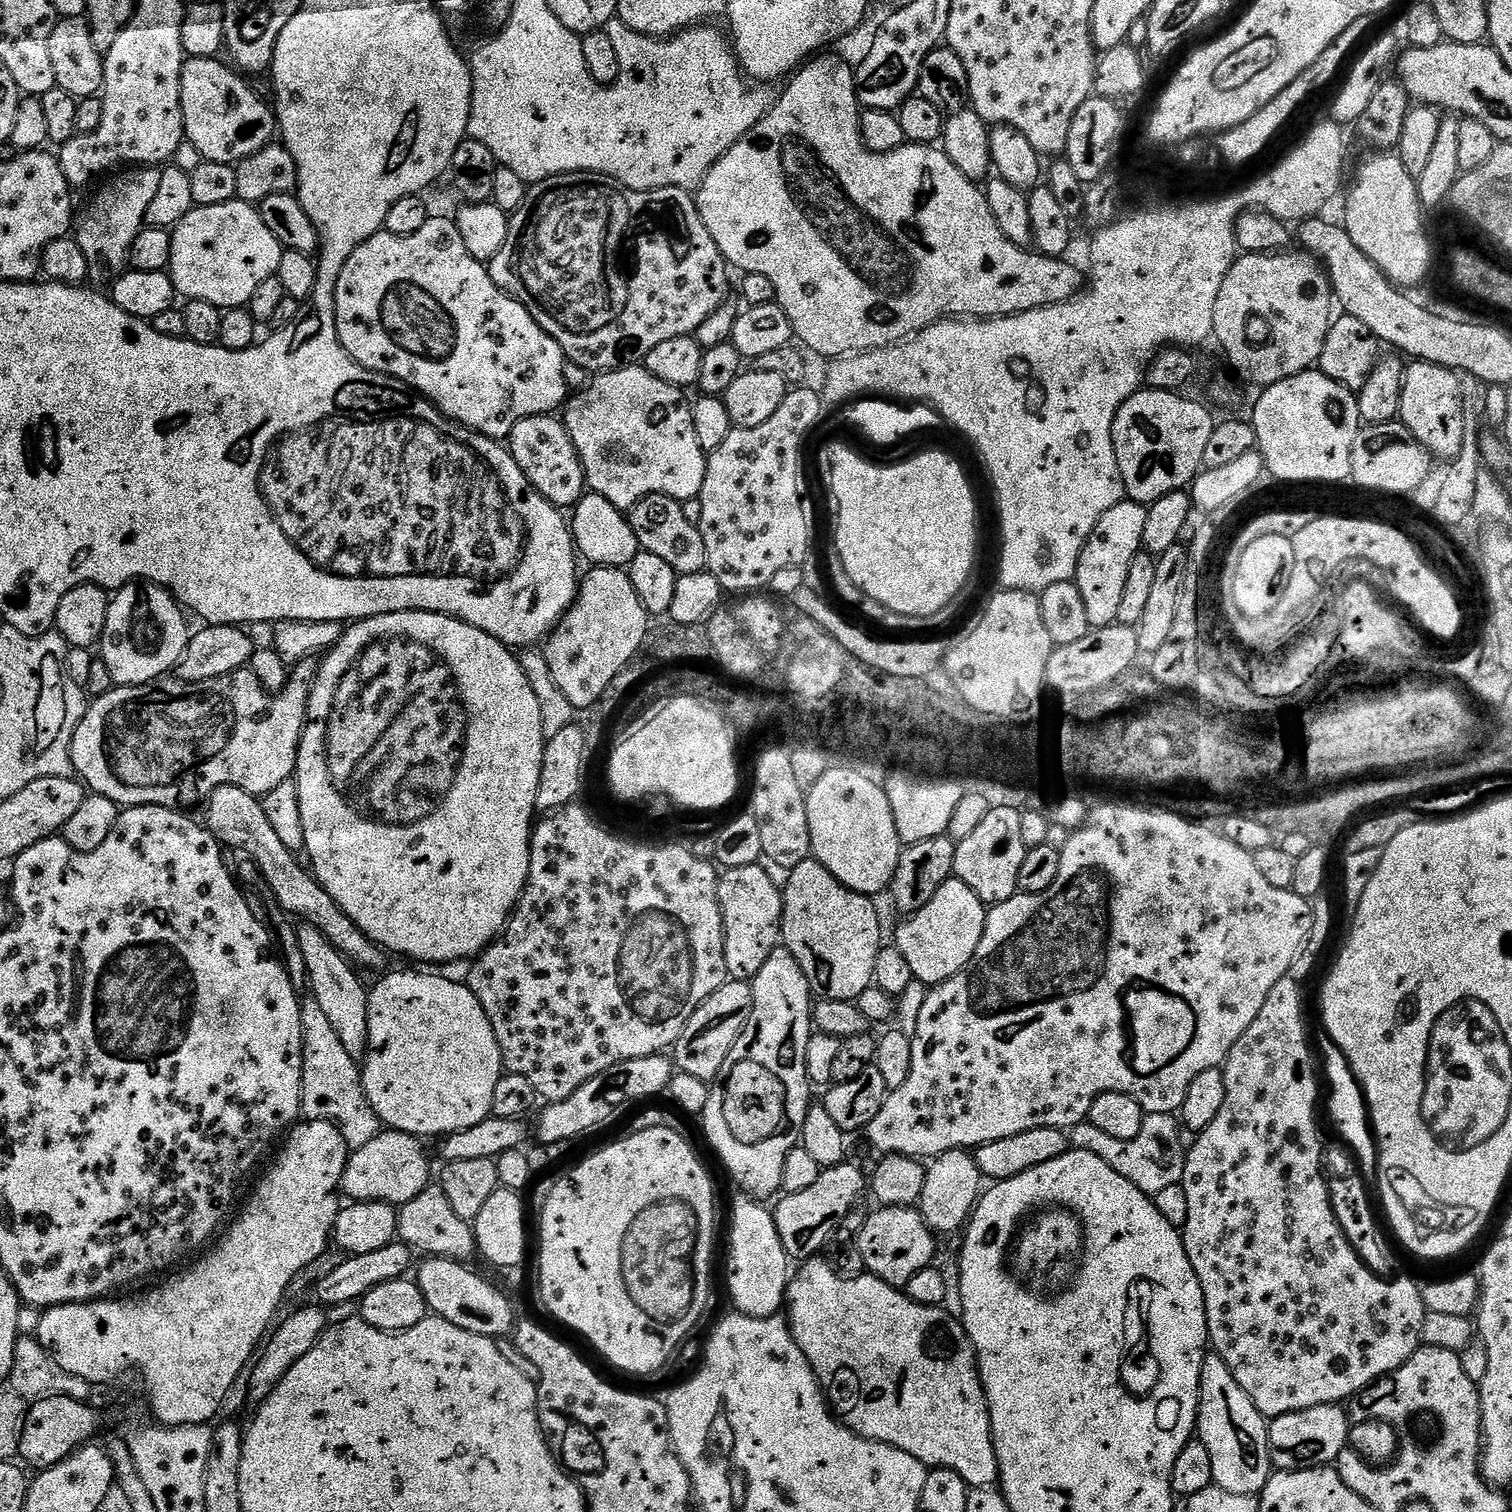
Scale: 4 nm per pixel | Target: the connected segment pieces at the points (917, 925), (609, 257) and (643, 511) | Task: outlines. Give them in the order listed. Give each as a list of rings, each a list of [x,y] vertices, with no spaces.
[[[950,878],[922,906],[922,910],[911,913],[900,924],[896,932],[894,946],[902,950],[906,962],[910,965],[913,977],[927,986],[935,986],[954,978],[974,958],[974,950],[978,950],[978,942],[982,942],[982,930],[986,926],[988,908],[966,886],[966,882]]]
[[[565,172],[562,176],[552,176],[549,180],[539,180],[529,187],[526,198],[517,212],[511,213],[508,221],[506,243],[502,250],[490,262],[492,280],[499,288],[508,293],[558,342],[565,357],[571,363],[582,366],[590,374],[612,372],[615,368],[631,368],[639,365],[654,350],[654,346],[662,346],[670,338],[690,336],[696,333],[698,326],[710,318],[725,303],[728,292],[728,272],[730,265],[718,250],[714,238],[710,238],[710,230],[702,222],[696,209],[693,193],[686,188],[653,188],[650,192],[635,192],[633,188],[625,188],[608,176],[600,176],[596,172]]]
[[[654,494],[638,501],[627,509],[626,515],[634,534],[638,534],[641,549],[650,554],[658,554],[667,564],[674,566],[679,575],[694,574],[707,569],[706,542],[702,542],[702,534],[695,523],[688,521],[684,513],[685,505],[679,500]]]

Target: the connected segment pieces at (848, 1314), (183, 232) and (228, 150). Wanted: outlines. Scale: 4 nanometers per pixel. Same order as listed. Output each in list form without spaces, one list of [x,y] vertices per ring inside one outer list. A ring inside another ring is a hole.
[[[809,1258],[799,1265],[800,1269],[797,1272],[795,1269],[786,1293],[786,1319],[794,1342],[798,1342],[802,1354],[806,1354],[825,1396],[828,1397],[833,1413],[842,1418],[843,1424],[851,1432],[857,1432],[867,1440],[877,1440],[898,1450],[906,1450],[906,1454],[918,1458],[929,1470],[949,1468],[962,1474],[969,1489],[992,1488],[997,1483],[1000,1467],[996,1461],[996,1451],[992,1441],[992,1419],[988,1413],[988,1396],[984,1392],[984,1383],[980,1381],[980,1369],[976,1366],[976,1350],[972,1347],[972,1341],[968,1339],[968,1332],[963,1323],[957,1317],[955,1320],[950,1313],[943,1312],[945,1310],[943,1307],[928,1308],[925,1304],[914,1302],[907,1291],[890,1286],[874,1275],[860,1274],[855,1278],[849,1278],[833,1268],[827,1259],[820,1259]]]
[[[238,199],[222,202],[218,206],[193,207],[192,212],[186,214],[186,218],[182,218],[182,222],[178,222],[175,228],[171,229],[171,233],[170,262],[166,271],[172,277],[177,293],[185,301],[210,302],[221,310],[248,305],[259,284],[276,275],[278,262],[282,262],[285,251],[278,238],[270,234],[266,222],[262,222],[259,211],[253,205]]]
[[[216,58],[185,59],[180,75],[180,101],[184,111],[184,135],[196,147],[200,158],[237,165],[273,143],[278,125],[273,109],[243,80],[239,71],[227,68]],[[232,71],[232,72],[231,72]],[[240,76],[241,77],[240,77]]]

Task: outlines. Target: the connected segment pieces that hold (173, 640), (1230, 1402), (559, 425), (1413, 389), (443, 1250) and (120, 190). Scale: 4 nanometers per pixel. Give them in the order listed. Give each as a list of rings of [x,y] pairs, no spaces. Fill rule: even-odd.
[[[133,582],[119,589],[108,601],[106,630],[98,645],[99,659],[106,662],[113,685],[125,688],[167,677],[188,645],[190,627],[184,616],[185,609],[159,584]]]
[[[1220,1356],[1204,1357],[1200,1375],[1200,1413],[1196,1416],[1198,1439],[1210,1450],[1210,1466],[1214,1466],[1213,1485],[1230,1494],[1259,1497],[1274,1469],[1268,1449],[1269,1421],[1250,1402],[1250,1394],[1234,1382],[1230,1366]]]
[[[552,414],[522,418],[508,435],[506,447],[514,462],[522,466],[522,474],[526,474],[530,486],[534,486],[534,490],[538,490],[538,494],[542,494],[542,498],[549,500],[554,507],[571,509],[585,495],[582,462],[570,434],[564,428],[563,419]]]
[[[1412,362],[1407,365],[1400,399],[1399,423],[1414,434],[1414,438],[1433,457],[1451,462],[1462,450],[1463,406],[1457,373],[1437,364]]]
[[[436,1182],[422,1190],[418,1198],[410,1198],[410,1202],[399,1205],[396,1213],[396,1235],[399,1243],[408,1245],[413,1253],[423,1254],[425,1257],[441,1256],[447,1260],[468,1262],[478,1252],[473,1225],[458,1218],[458,1213],[451,1208],[446,1194]]]
[[[136,166],[116,175],[99,188],[74,222],[74,239],[86,257],[89,281],[96,286],[111,285],[127,269],[130,246],[145,227],[146,210],[158,194],[161,181],[161,171],[154,166]]]

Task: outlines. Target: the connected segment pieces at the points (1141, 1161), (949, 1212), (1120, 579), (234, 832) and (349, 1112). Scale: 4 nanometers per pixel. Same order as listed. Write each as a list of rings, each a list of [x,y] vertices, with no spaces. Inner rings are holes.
[[[1149,1112],[1142,1122],[1142,1130],[1138,1130],[1138,1135],[1134,1138],[1113,1138],[1111,1134],[1098,1130],[1098,1126],[1085,1122],[1071,1128],[1070,1144],[1072,1148],[1098,1154],[1098,1158],[1102,1158],[1102,1162],[1106,1162],[1110,1170],[1118,1170],[1118,1174],[1122,1174],[1126,1182],[1134,1182],[1138,1190],[1154,1198],[1158,1190],[1183,1181],[1186,1140],[1184,1144],[1180,1132],[1182,1133],[1182,1124],[1175,1115]]]
[[[955,1148],[935,1157],[927,1165],[926,1186],[922,1186],[918,1211],[933,1233],[959,1233],[967,1225],[972,1211],[976,1208],[976,1202],[982,1195],[980,1184],[982,1185],[982,1177],[976,1165],[975,1155],[963,1148]]]
[[[1126,498],[1118,506],[1106,510],[1102,518],[1098,518],[1098,526],[1094,526],[1078,558],[1074,577],[1074,583],[1082,594],[1082,602],[1086,605],[1089,629],[1109,628],[1111,624],[1117,623],[1126,577],[1130,574],[1130,562],[1134,562],[1134,554],[1141,552],[1144,547],[1147,513],[1145,505],[1135,504]]]
[[[218,786],[214,794],[208,796],[204,810],[203,823],[221,845],[233,844],[234,847],[249,852],[256,859],[254,864],[259,875],[262,880],[264,876],[273,898],[276,899],[275,903],[283,908],[289,917],[301,916],[299,919],[303,923],[312,924],[318,930],[322,930],[328,941],[347,960],[351,960],[353,965],[361,969],[389,967],[389,953],[379,944],[375,944],[369,936],[362,934],[362,930],[358,930],[358,926],[350,922],[342,906],[338,906],[338,902],[334,902],[334,898],[326,894],[326,890],[317,882],[311,871],[296,861],[297,853],[287,849],[282,839],[278,838],[278,832],[271,826],[264,805],[257,797],[251,796],[238,786]]]
[[[305,999],[301,1003],[300,1013],[304,1031],[300,1103],[303,1119],[330,1122],[352,1150],[366,1146],[366,1142],[374,1142],[376,1135],[382,1131],[382,1125],[364,1093],[364,1083],[360,1077],[362,1068],[357,1057],[350,1055],[346,1046],[342,1046],[334,1025],[330,1023],[330,1018],[326,1018],[326,1013],[316,1000]]]

